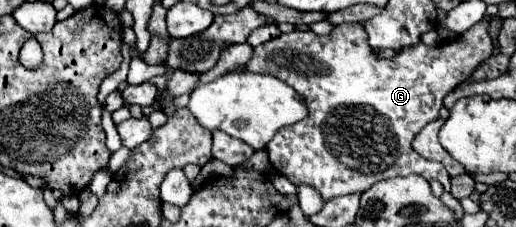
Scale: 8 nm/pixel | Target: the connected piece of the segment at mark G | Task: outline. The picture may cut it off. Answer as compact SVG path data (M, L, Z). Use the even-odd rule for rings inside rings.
M482 19L476 27L468 29L466 33L458 35L452 43L438 43L434 47L428 47L420 41L416 47L412 45L408 49L400 49L392 59L378 57L376 51L368 45L364 23L336 25L336 29L324 37L312 31L292 31L256 47L252 59L246 63L248 71L268 73L292 85L306 99L306 105L310 109L306 119L290 127L282 127L266 145L272 167L294 185L314 187L324 201L330 201L340 195L364 193L378 181L390 177L406 177L412 173L422 175L428 181L436 179L442 183L444 191L450 191L450 175L446 173L446 169L436 161L420 157L410 143L424 125L438 119L442 99L458 83L466 81L472 71L492 55L492 51L494 41L488 35L486 19ZM334 151L340 151L340 155L350 157L356 155L356 167L348 167L346 163L342 163L342 159Z

